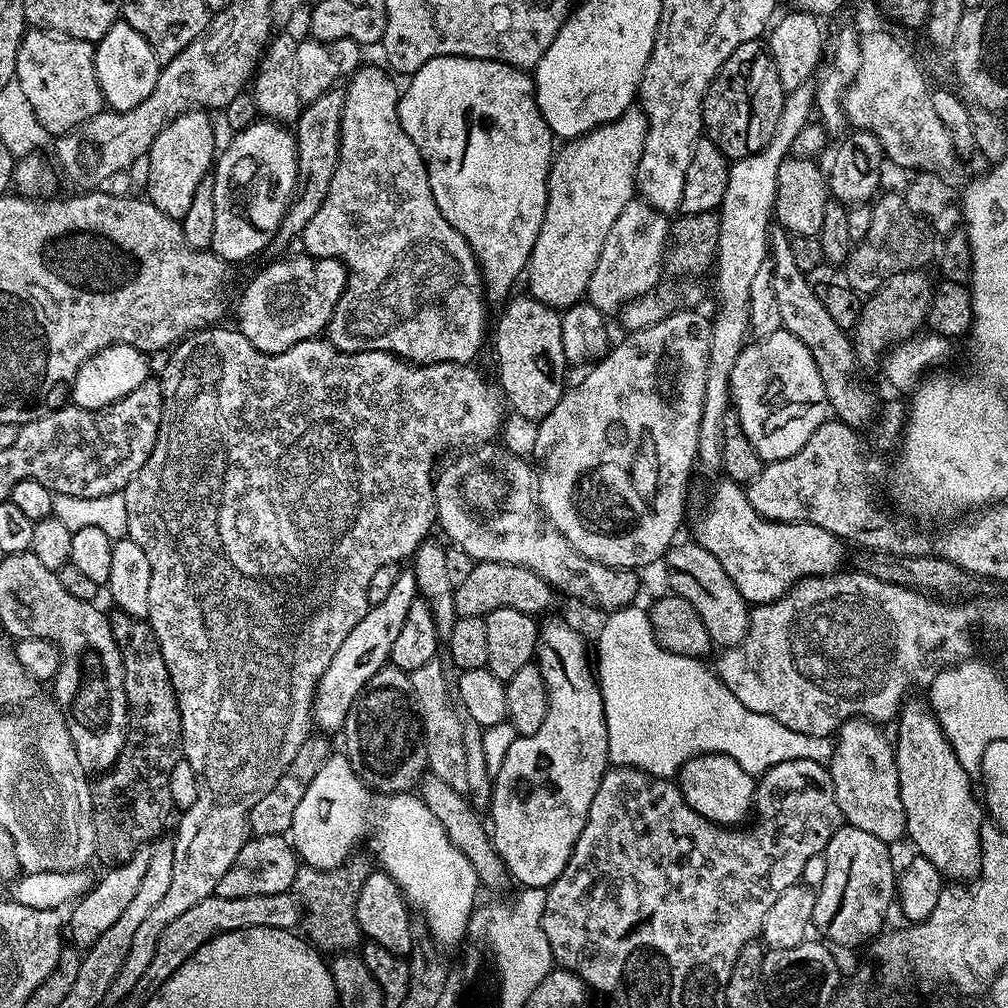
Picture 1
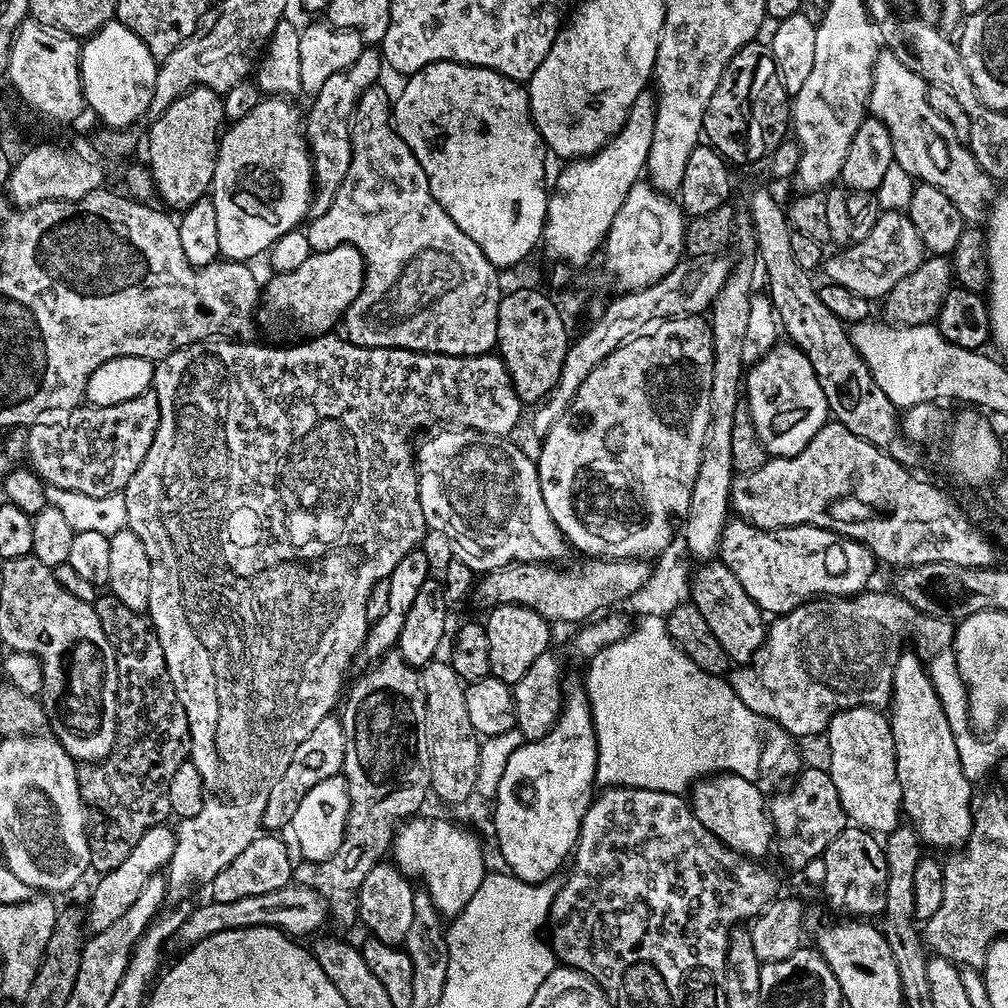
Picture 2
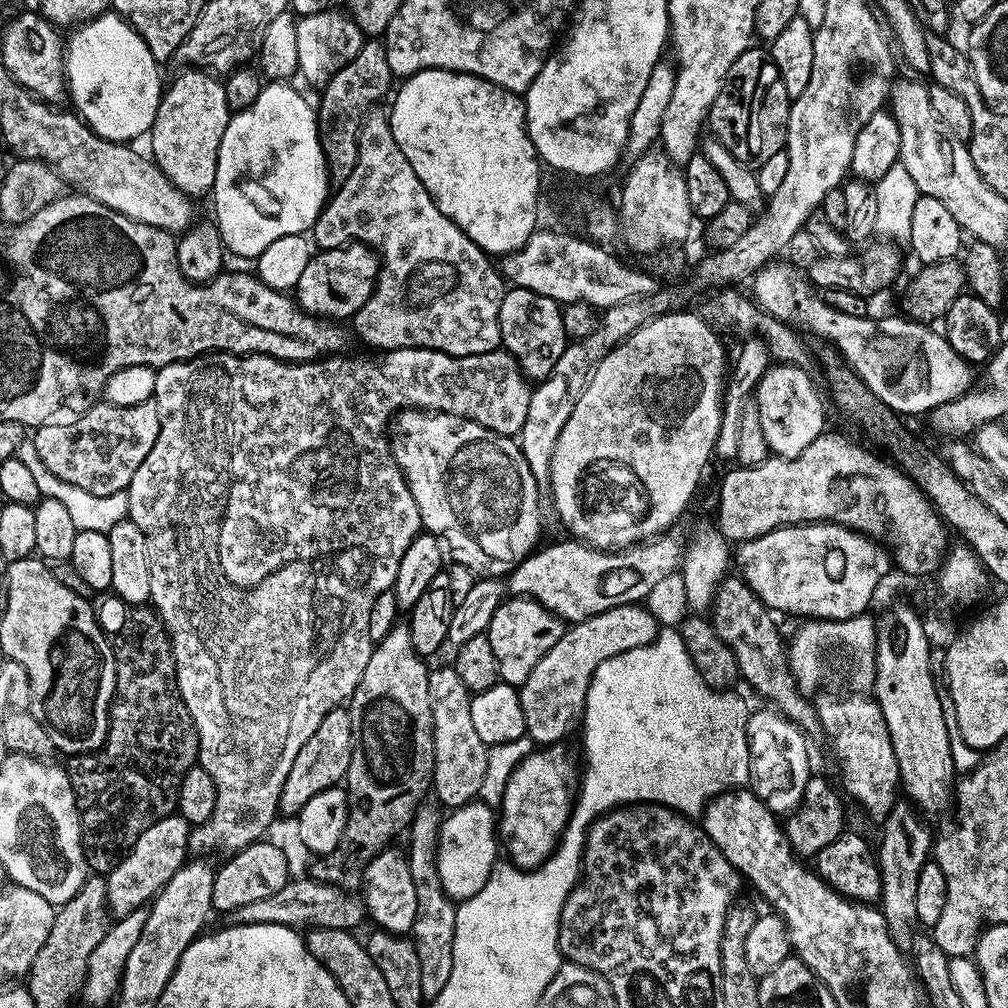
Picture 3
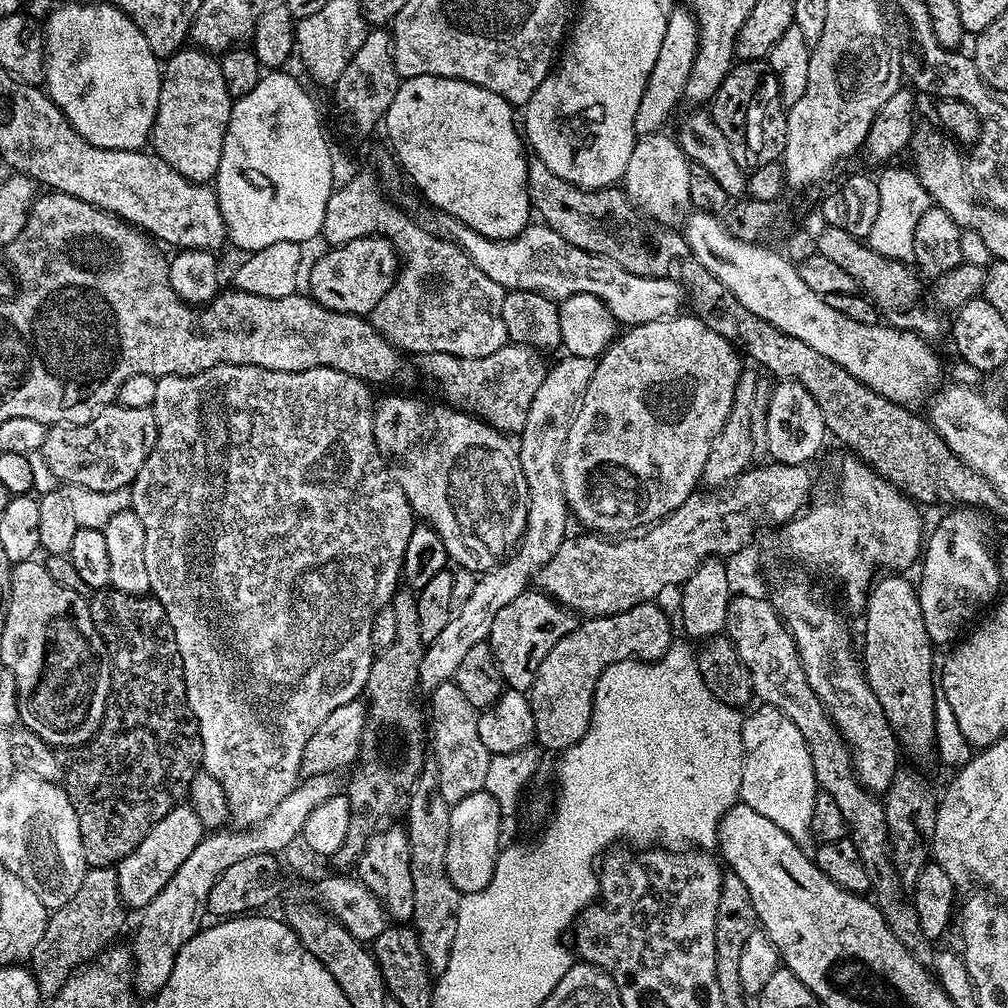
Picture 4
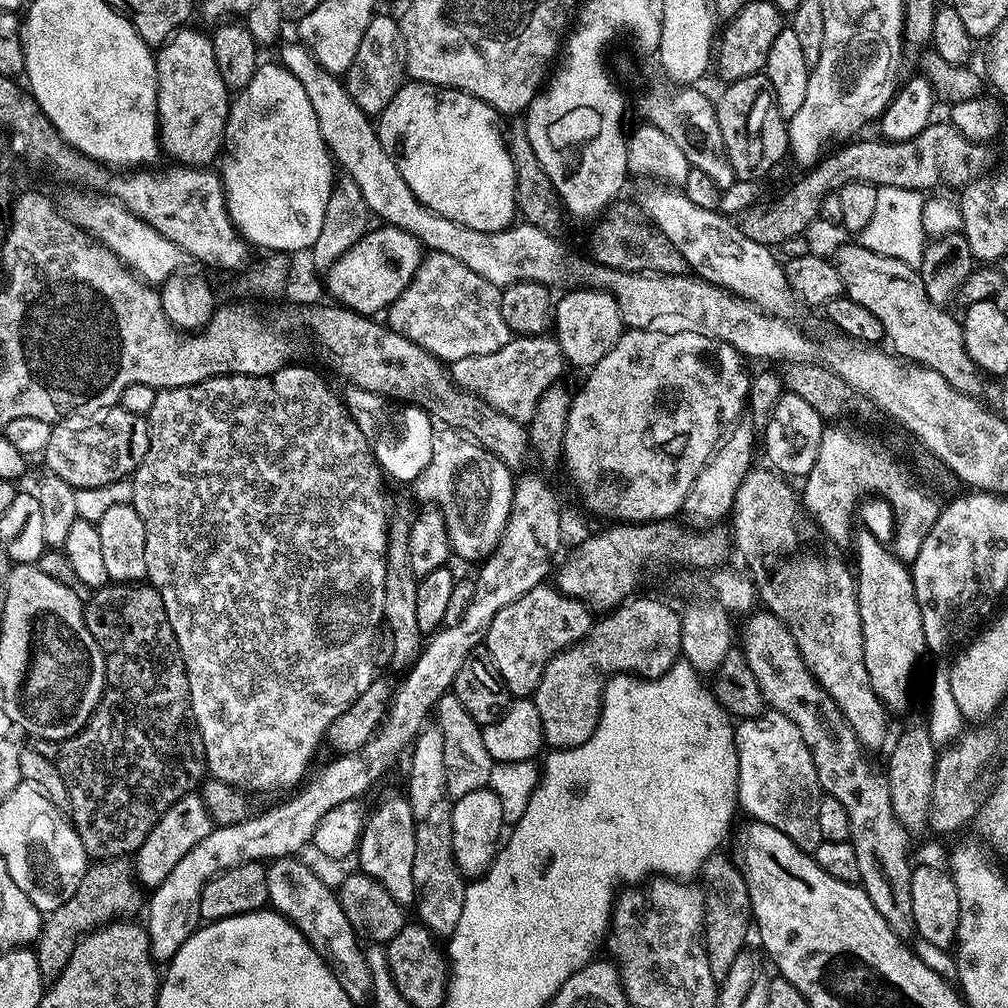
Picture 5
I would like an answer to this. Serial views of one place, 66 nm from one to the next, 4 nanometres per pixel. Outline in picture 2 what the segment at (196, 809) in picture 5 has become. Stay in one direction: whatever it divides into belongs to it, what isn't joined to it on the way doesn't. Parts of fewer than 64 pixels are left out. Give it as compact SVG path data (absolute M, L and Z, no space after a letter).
M162 823L146 830L146 834L138 838L138 846L126 854L126 859L97 879L100 881L93 886L92 897L86 907L86 928L89 933L101 932L113 922L118 922L118 918L122 918L122 914L126 914L126 910L130 910L131 904L138 899L138 894L142 894L142 886L146 886L148 879L167 869L176 845L176 833L168 827L167 823Z

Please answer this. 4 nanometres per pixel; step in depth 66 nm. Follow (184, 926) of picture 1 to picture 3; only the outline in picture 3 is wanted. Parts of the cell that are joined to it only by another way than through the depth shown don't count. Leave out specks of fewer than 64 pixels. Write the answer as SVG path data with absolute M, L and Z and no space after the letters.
M305 878L305 880L289 879L278 894L270 894L270 898L261 898L258 902L249 902L234 913L235 923L238 924L281 924L287 928L303 929L303 924L308 924L309 929L314 928L342 928L356 930L360 923L365 923L366 913L363 899L356 894L345 894L334 884L324 884L321 880Z

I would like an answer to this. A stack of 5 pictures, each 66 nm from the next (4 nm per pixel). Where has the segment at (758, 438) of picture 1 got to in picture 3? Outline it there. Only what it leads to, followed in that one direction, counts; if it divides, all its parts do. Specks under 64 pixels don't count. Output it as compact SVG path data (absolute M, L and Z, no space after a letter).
M773 363L768 374L758 382L754 396L758 418L762 422L762 434L766 434L769 453L793 460L814 438L825 431L824 404L816 393L816 384L808 377L808 368L798 365Z

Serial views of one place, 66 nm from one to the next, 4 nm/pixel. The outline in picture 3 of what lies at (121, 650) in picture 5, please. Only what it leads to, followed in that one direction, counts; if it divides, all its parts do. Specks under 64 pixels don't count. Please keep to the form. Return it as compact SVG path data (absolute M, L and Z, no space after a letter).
M104 594L99 597L100 605L95 605L94 611L97 620L100 621L100 628L104 631L104 636L108 639L108 645L112 648L112 653L116 655L116 692L112 695L112 708L108 711L108 733L104 739L104 745L94 752L76 754L67 761L66 767L68 777L72 783L72 789L76 795L76 809L80 811L80 835L84 842L84 859L87 860L89 869L96 874L107 874L112 867L122 859L123 856L138 842L142 830L146 830L154 822L158 822L164 816L173 815L177 807L177 788L180 779L190 768L197 763L200 755L200 739L196 733L196 724L190 718L186 710L184 700L180 697L179 690L176 689L176 663L172 657L172 641L164 624L156 614L156 609L142 604L131 604L126 602L121 596L115 594Z

